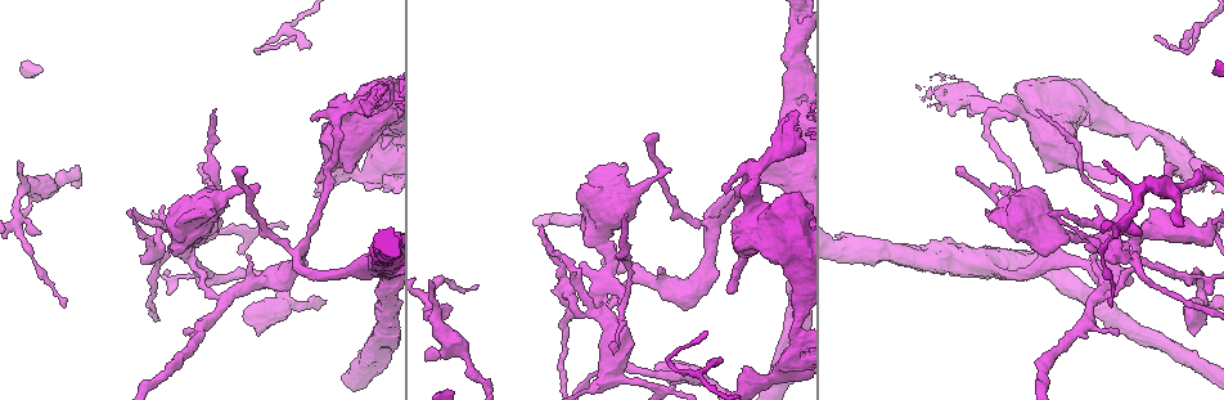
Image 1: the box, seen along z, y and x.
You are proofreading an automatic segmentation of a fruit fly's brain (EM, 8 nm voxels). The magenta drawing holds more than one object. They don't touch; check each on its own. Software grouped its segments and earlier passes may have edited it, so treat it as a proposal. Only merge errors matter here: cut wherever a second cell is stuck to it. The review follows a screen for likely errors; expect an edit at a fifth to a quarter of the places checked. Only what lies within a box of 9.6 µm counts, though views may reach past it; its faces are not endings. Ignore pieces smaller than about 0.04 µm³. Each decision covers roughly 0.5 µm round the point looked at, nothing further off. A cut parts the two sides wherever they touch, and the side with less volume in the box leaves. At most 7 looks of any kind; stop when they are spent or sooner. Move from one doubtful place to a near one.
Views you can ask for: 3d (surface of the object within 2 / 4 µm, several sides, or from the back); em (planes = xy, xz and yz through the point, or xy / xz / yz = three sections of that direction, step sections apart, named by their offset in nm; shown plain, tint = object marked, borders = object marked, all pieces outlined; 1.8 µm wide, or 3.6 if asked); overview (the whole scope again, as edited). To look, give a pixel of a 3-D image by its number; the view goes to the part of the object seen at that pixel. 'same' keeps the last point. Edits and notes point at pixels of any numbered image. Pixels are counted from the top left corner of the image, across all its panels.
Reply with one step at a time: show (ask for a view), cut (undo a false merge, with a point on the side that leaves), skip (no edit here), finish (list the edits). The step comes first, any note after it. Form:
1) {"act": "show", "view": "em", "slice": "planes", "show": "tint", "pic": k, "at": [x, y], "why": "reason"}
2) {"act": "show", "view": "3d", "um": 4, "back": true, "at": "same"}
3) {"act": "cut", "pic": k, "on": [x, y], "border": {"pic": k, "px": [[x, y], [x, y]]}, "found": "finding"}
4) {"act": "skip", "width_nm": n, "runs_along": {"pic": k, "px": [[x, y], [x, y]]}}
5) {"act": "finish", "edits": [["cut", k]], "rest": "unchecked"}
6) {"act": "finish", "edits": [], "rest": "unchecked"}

{"act": "show", "view": "em", "slice": "planes", "show": "borders", "pic": 1, "at": [342, 105], "why": "three-way junction"}

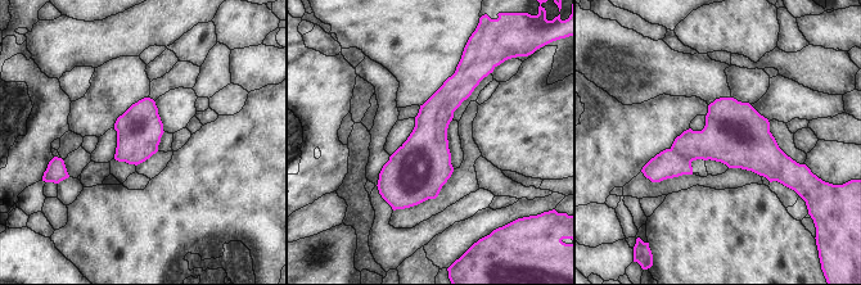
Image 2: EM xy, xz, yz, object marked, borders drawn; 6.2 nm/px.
{"act": "cut", "pic": 2, "on": [718, 141], "border": {"pic": 2, "px": [[671, 148], [690, 162]]}, "found": "two cells meet here"}

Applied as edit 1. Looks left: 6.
{"act": "show", "view": "overview"}

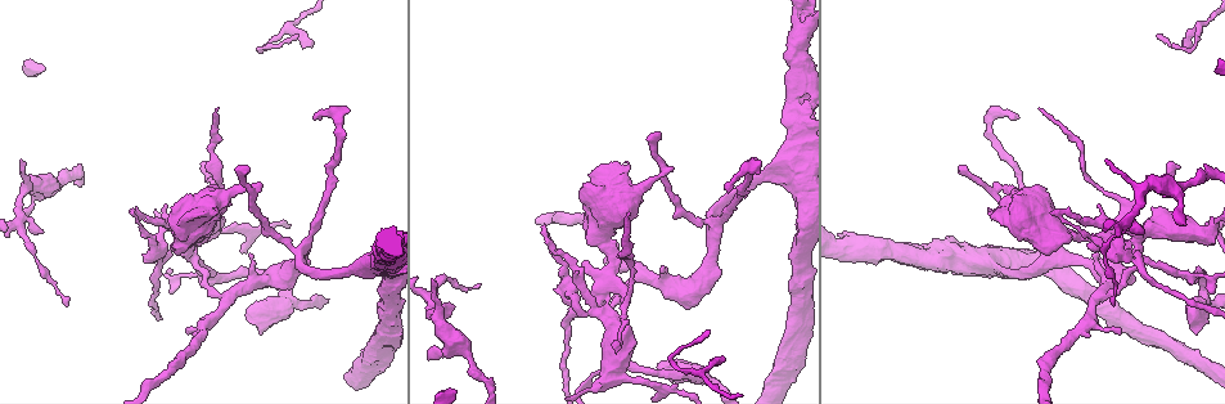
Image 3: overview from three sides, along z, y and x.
{"act": "show", "view": "em", "slice": "planes", "show": "borders", "pic": 3, "at": [603, 240], "why": "calibre changes"}

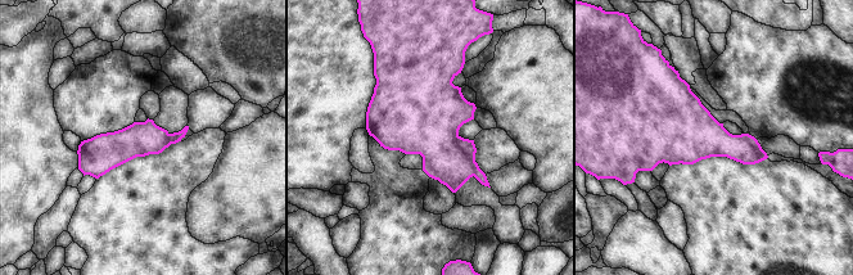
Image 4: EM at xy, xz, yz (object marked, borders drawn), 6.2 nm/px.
{"act": "cut", "pic": 4, "on": [432, 131], "width_nm": 220, "border": {"pic": 4, "px": [[457, 136], [456, 145], [474, 175]]}, "found": "a second cell is stuck on"}

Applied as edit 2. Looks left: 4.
{"act": "show", "view": "overview"}

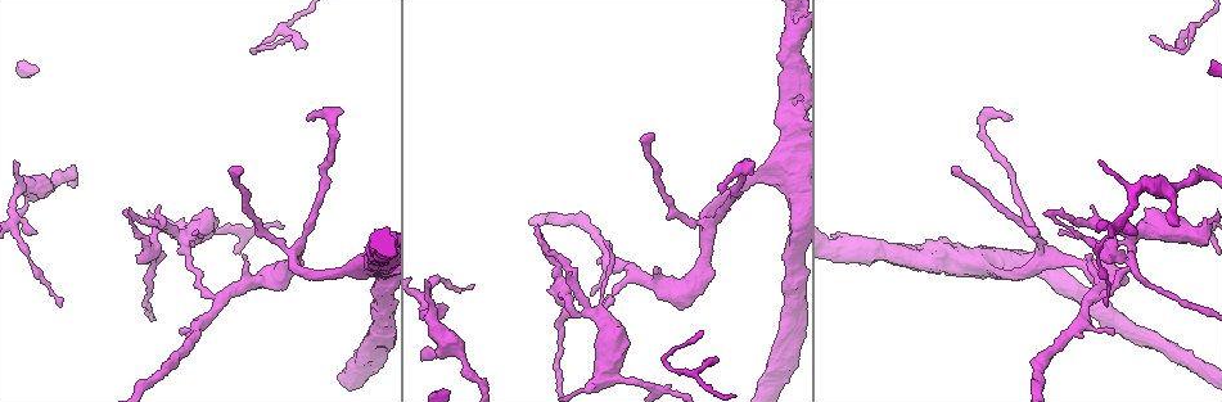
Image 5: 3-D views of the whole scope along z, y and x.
{"act": "show", "view": "3d", "um": 2, "pic": 5, "at": [295, 262], "why": "four arms meet"}

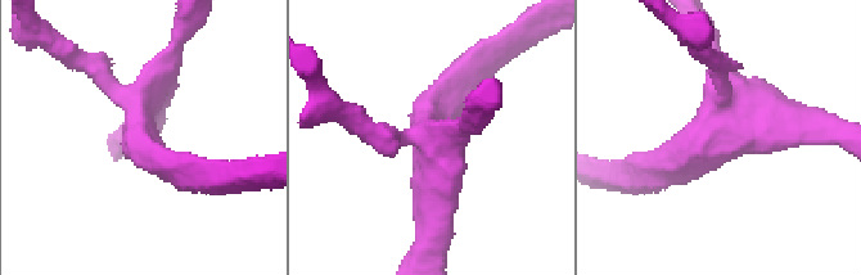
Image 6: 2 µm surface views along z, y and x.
{"act": "show", "view": "em", "um": 3.6, "slice": "planes", "show": "tint", "pic": 6, "at": [430, 139], "arms": 4, "why": "need the tissue"}

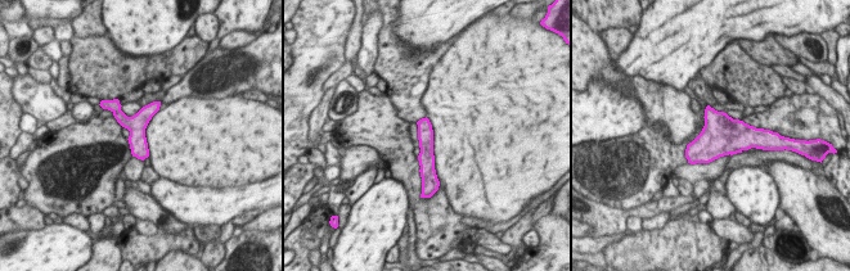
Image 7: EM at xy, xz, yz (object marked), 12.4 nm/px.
{"act": "skip", "width_nm": 190, "found": "all the same cell"}

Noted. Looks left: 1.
{"act": "finish", "edits": [["cut", 2], ["cut", 4]], "rest": "unchecked"}

